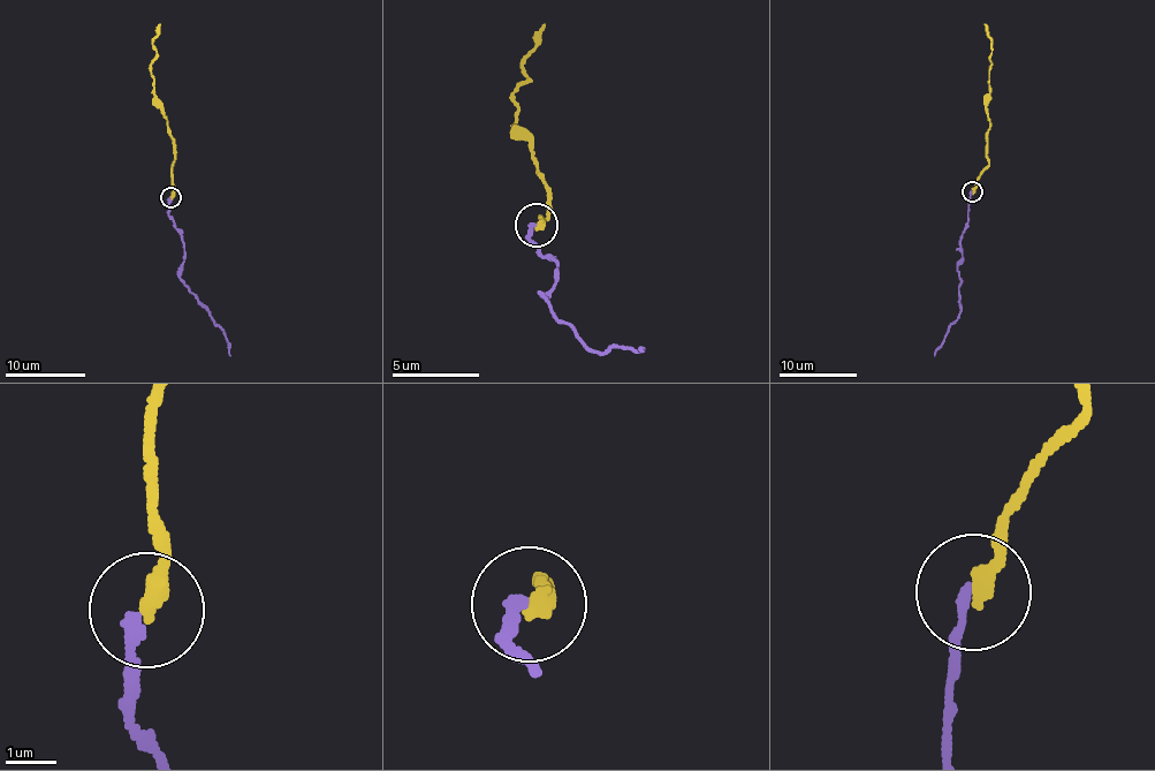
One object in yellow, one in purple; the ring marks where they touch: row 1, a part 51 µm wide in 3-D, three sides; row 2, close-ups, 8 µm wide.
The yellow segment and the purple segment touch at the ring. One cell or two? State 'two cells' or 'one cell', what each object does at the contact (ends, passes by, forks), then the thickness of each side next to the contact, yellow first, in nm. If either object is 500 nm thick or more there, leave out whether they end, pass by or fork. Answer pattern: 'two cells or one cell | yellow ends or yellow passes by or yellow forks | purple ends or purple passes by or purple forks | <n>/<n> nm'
one cell | yellow ends | purple ends | 320/200 nm

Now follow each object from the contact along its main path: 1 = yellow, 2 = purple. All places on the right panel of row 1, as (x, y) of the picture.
1: (971, 191), (979, 174), (988, 165), (986, 101), (990, 37), (983, 23)
2: (971, 191), (967, 226), (960, 237), (958, 317), (934, 355)

